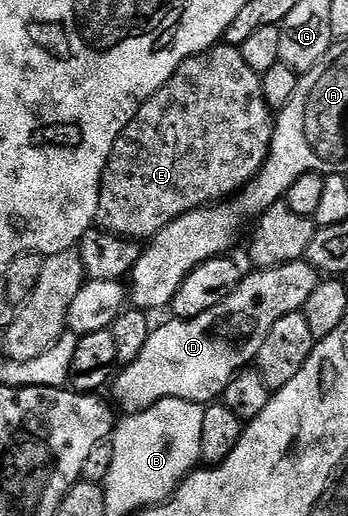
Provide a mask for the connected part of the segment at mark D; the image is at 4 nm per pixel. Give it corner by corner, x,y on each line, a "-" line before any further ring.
305,260
290,262
284,266
274,266
268,270
256,269
251,273
255,274
248,273
243,281
239,283
239,287
236,288
224,302
217,304
217,308
209,308
209,312
205,312
196,318
170,320
171,322
165,323
164,326
156,325
154,329
152,329
149,340
145,340
145,348
141,348
141,356
137,356
137,360
126,363
126,365
116,373
113,379
113,387
115,386
115,398
113,397
113,402
120,411
122,411
121,409
127,410
123,412
126,412
128,415
140,414
142,410
149,409
152,404
160,402
163,398
180,398
181,400
189,400
190,402
197,402
200,404
210,404
216,401
216,399
222,395
224,388
229,384
231,377
241,370
248,369
248,367
258,359
261,344
265,344
265,336
269,336
269,328
273,328
273,324
277,324
277,320
281,320
281,316
300,313
305,304
305,300
309,300
309,296
313,296
313,292
317,289
321,281
319,271
313,269

